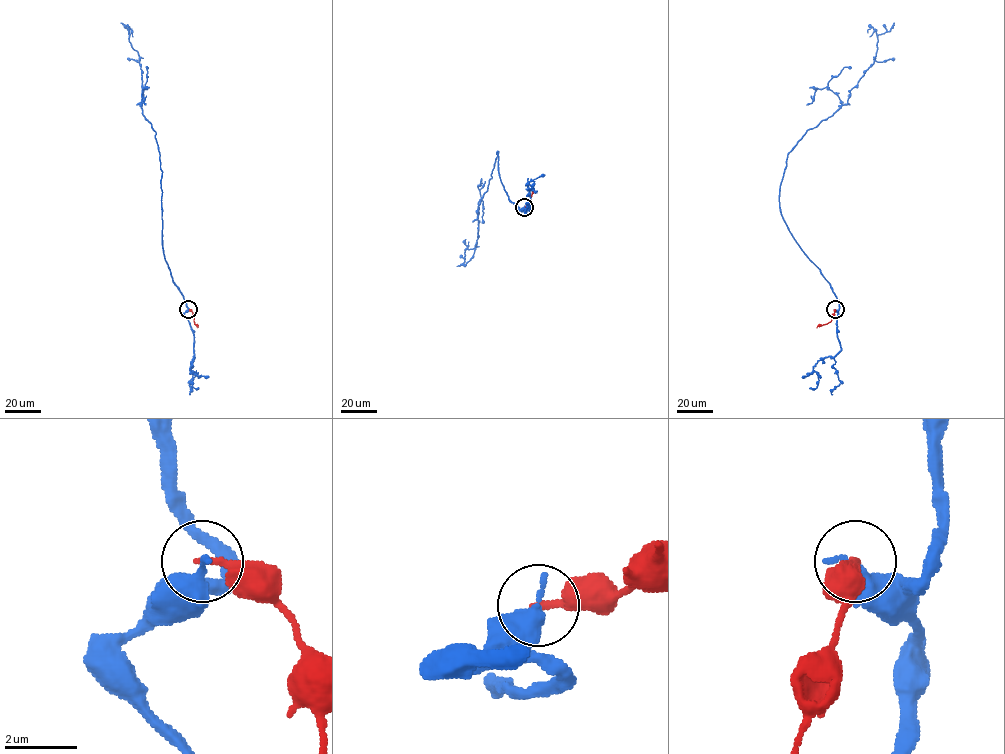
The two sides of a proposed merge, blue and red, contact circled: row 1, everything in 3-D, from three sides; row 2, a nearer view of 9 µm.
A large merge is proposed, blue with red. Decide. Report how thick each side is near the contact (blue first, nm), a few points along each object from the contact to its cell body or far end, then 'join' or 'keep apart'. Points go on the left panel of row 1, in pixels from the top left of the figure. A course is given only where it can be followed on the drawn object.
420 nm thick on the blue side, 240 nm on the other; blue runs (188, 309), (165, 259), (159, 154), (155, 132), (143, 114), (139, 56), (129, 40), (128, 30), (120, 23); red runs (188, 309), (197, 327); keep apart

